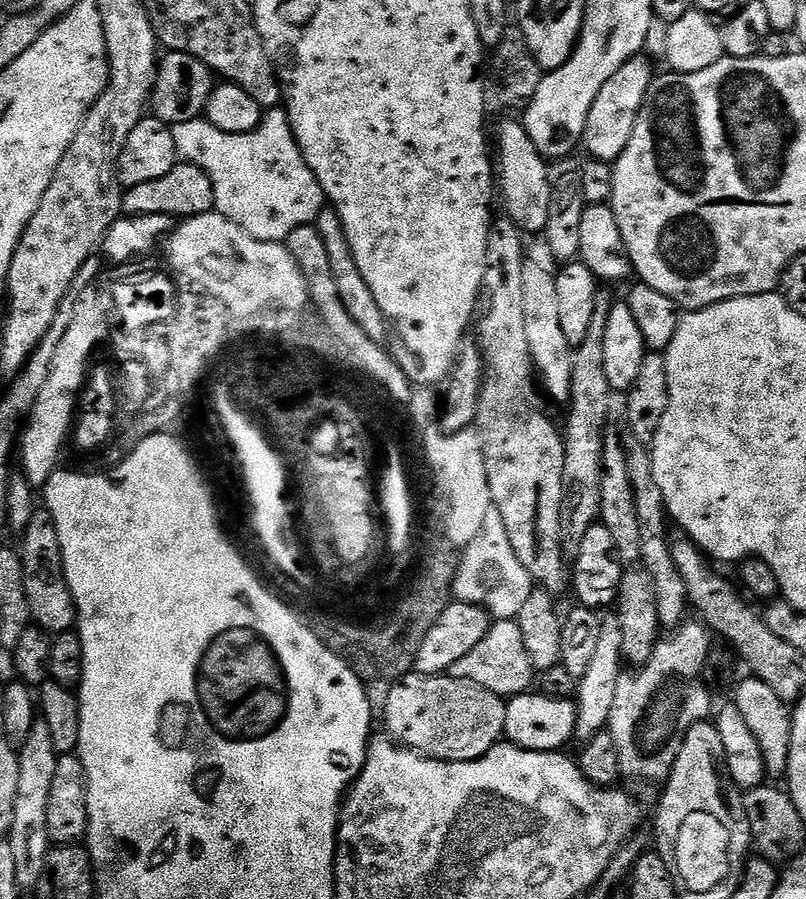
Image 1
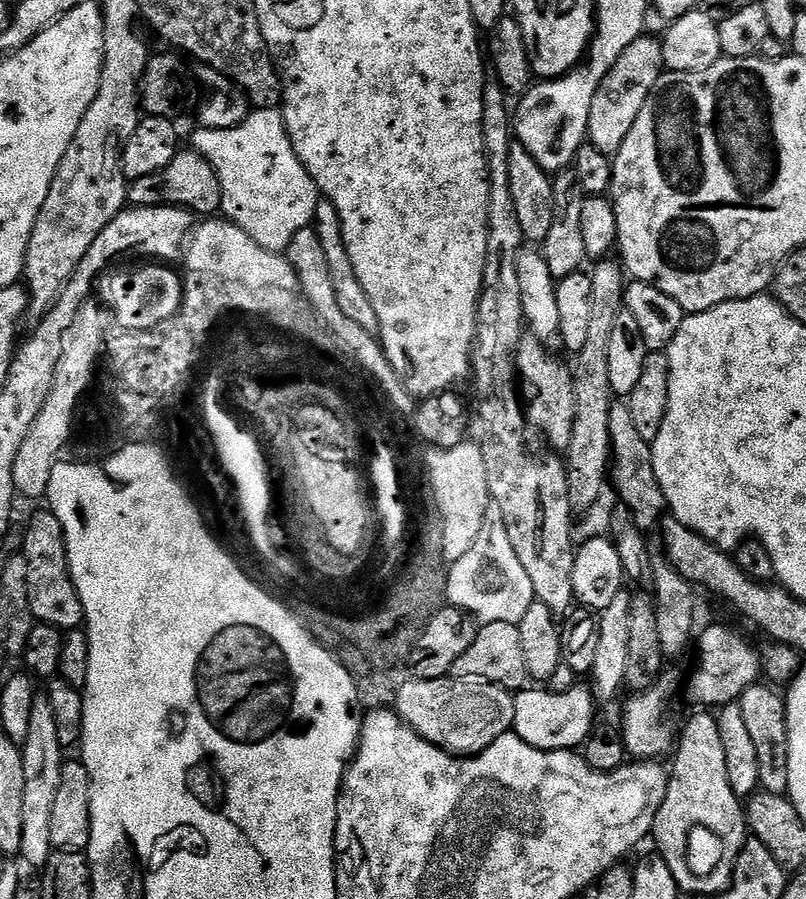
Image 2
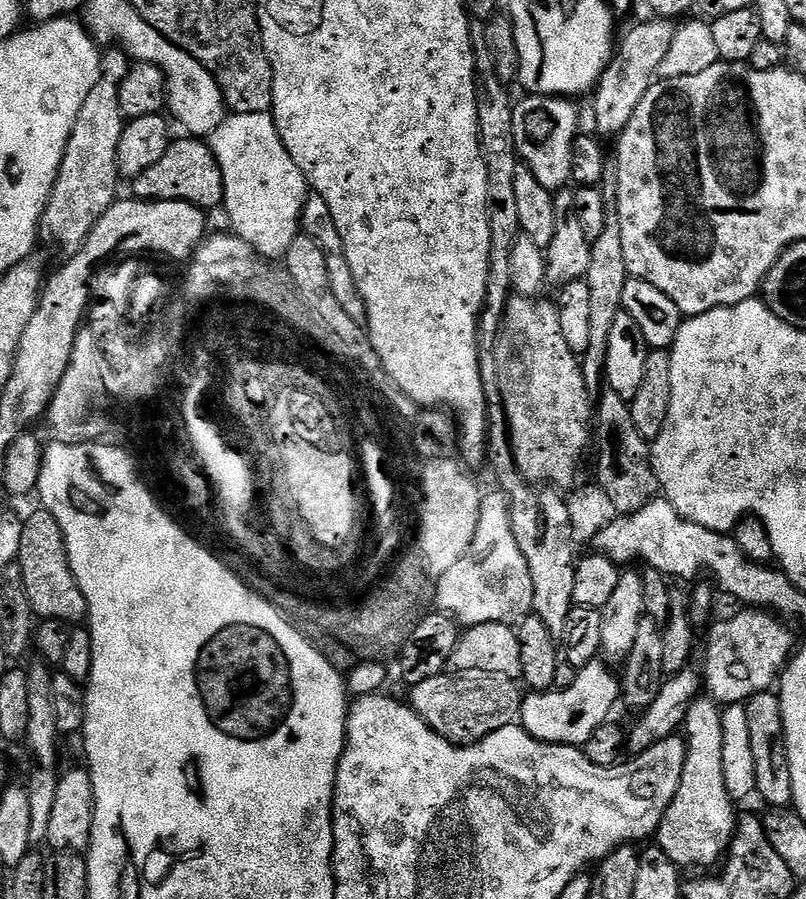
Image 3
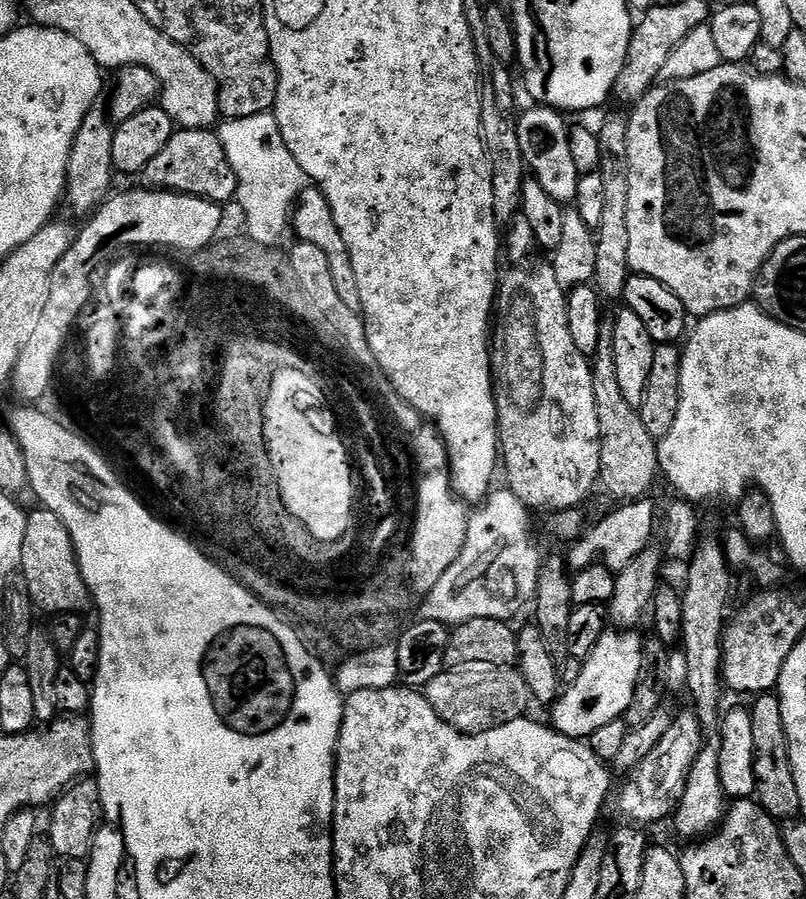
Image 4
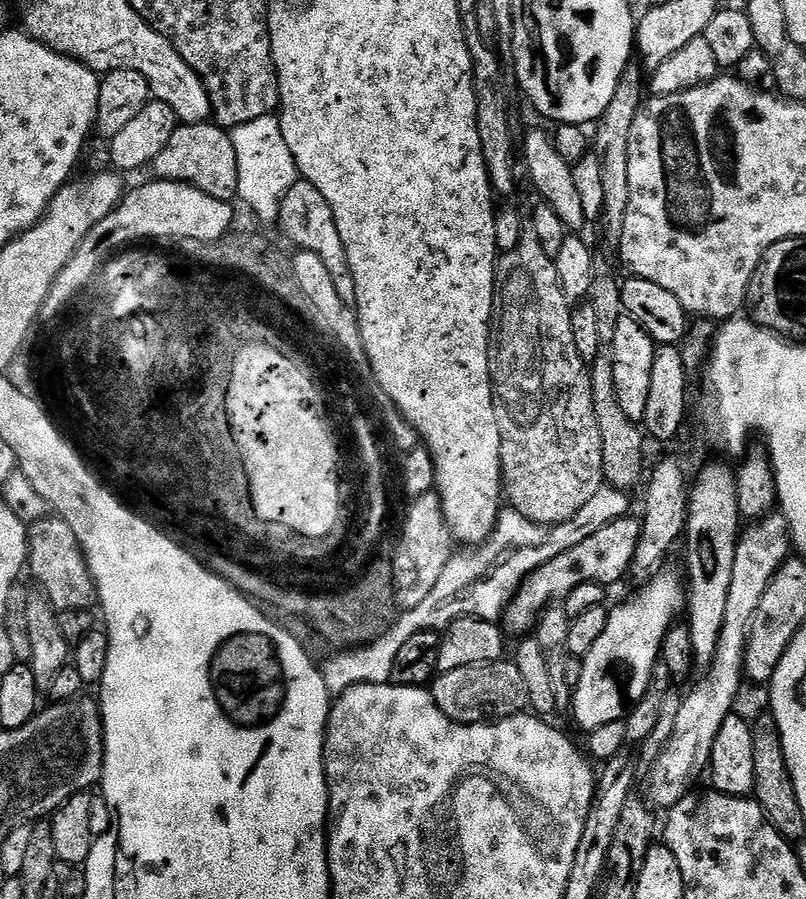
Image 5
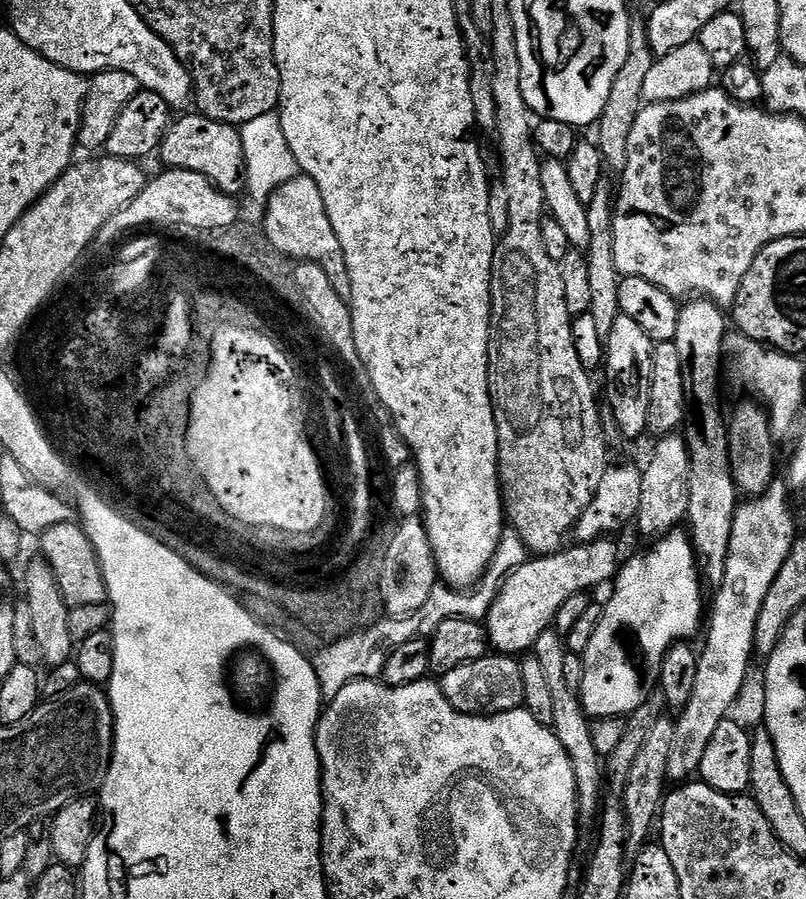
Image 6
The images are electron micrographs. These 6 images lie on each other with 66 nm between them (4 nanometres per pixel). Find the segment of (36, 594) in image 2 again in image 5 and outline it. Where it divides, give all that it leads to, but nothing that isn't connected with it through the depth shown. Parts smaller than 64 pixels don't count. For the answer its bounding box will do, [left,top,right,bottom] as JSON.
[27,514,97,613]

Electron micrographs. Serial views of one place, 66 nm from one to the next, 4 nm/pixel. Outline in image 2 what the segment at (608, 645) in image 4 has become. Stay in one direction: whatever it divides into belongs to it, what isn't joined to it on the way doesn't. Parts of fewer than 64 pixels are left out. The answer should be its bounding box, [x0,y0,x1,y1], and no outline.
[512,686,597,752]

